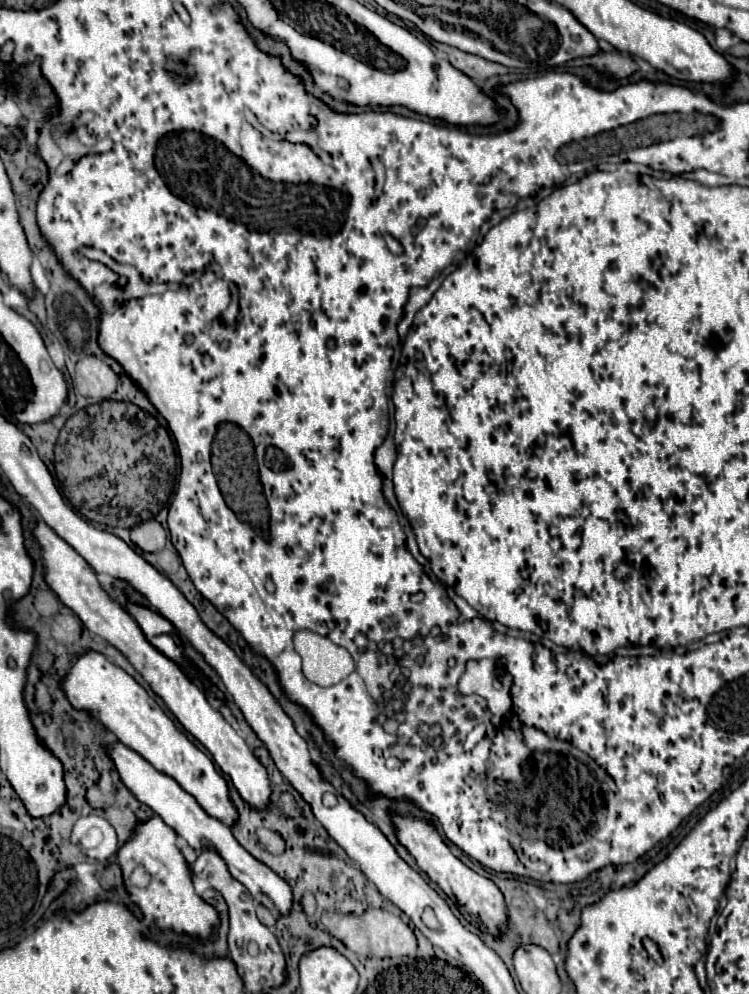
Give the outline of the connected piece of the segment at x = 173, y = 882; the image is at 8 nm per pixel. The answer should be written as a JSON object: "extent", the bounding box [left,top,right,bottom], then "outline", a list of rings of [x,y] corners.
{"extent":[118,816,218,940],"outline":[[[150,816],[144,820],[136,820],[132,826],[132,834],[126,844],[118,850],[118,862],[124,872],[124,882],[136,868],[144,868],[150,874],[150,884],[146,888],[128,886],[132,900],[140,906],[144,918],[158,928],[172,928],[176,932],[186,932],[190,936],[200,936],[206,940],[214,926],[218,924],[218,914],[212,906],[200,900],[194,894],[194,886],[190,880],[190,868],[176,846],[176,832],[162,822],[160,816]]]}

